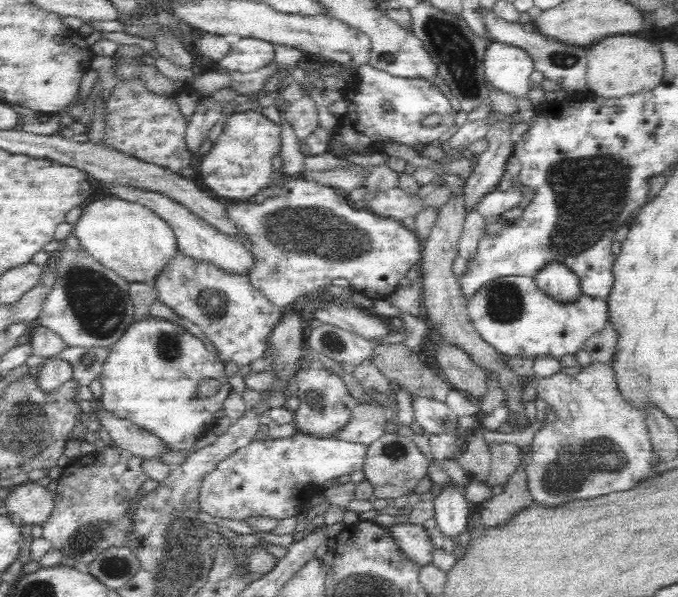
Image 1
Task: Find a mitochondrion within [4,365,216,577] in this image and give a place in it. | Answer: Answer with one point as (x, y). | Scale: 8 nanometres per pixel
(86, 537)

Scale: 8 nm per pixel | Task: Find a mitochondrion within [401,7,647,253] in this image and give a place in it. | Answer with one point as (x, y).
(448, 39)

